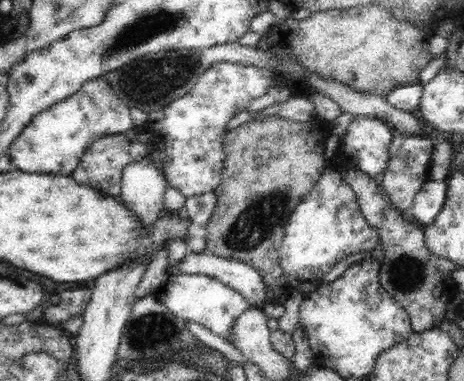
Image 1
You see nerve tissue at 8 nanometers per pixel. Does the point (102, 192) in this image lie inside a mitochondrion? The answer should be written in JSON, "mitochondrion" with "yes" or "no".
{"mitochondrion":"no"}

